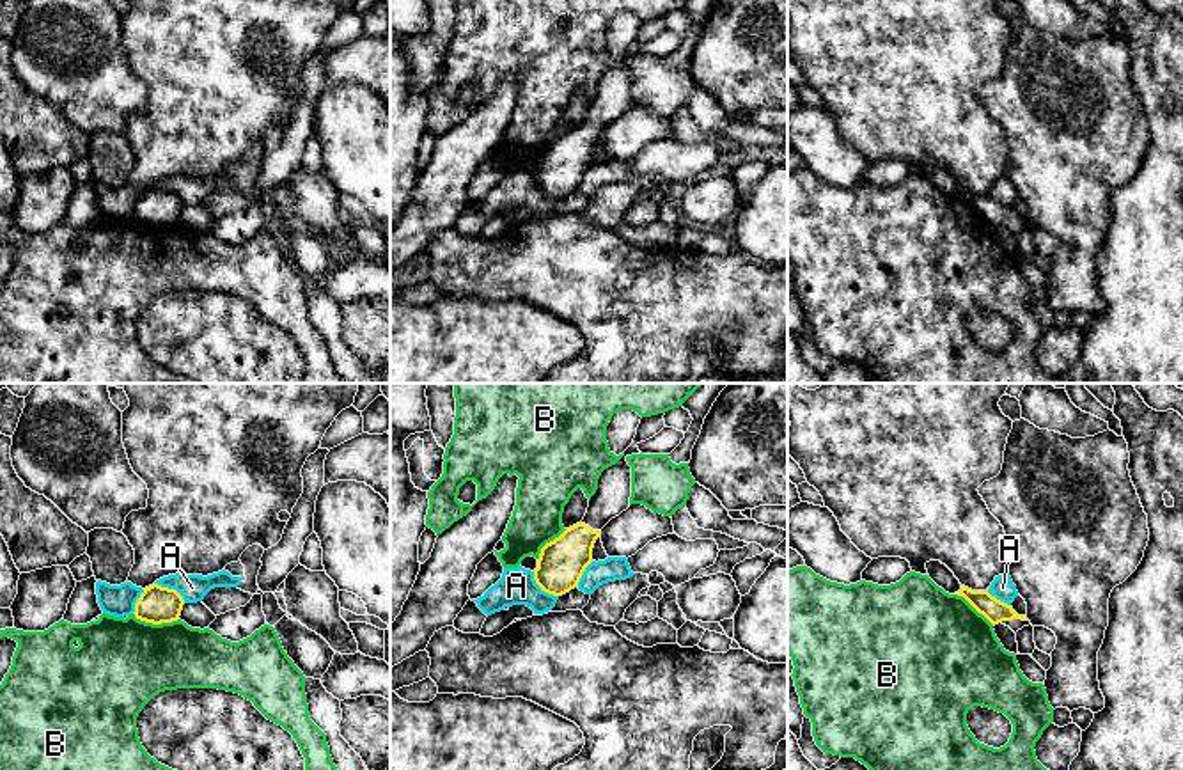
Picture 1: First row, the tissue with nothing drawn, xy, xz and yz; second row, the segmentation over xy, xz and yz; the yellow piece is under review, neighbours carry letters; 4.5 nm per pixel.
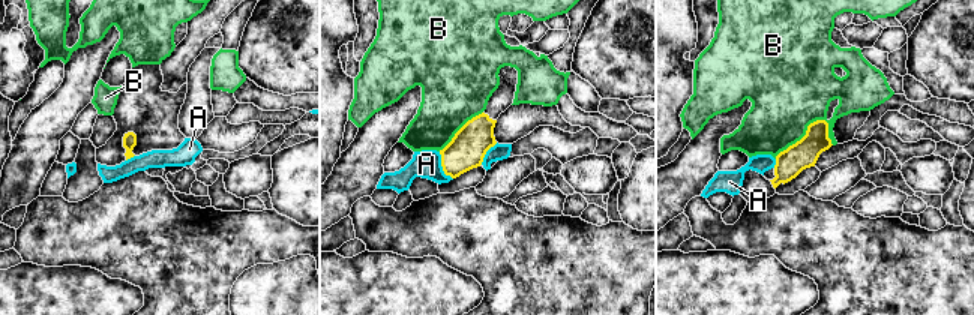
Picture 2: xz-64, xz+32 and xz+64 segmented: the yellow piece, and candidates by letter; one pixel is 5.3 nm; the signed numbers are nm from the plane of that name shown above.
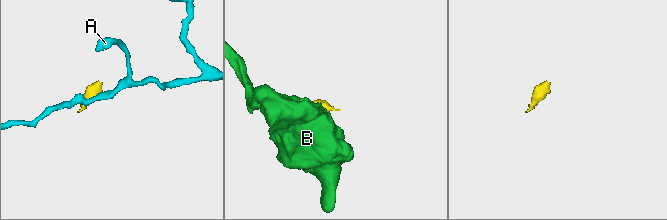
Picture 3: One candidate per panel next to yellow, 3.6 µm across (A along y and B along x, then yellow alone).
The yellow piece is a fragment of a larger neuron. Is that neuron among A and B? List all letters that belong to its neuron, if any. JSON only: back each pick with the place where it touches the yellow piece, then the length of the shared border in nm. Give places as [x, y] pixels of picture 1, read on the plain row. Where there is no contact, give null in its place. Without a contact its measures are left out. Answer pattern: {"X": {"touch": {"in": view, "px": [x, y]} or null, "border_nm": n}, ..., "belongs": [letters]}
{"belongs": []}

